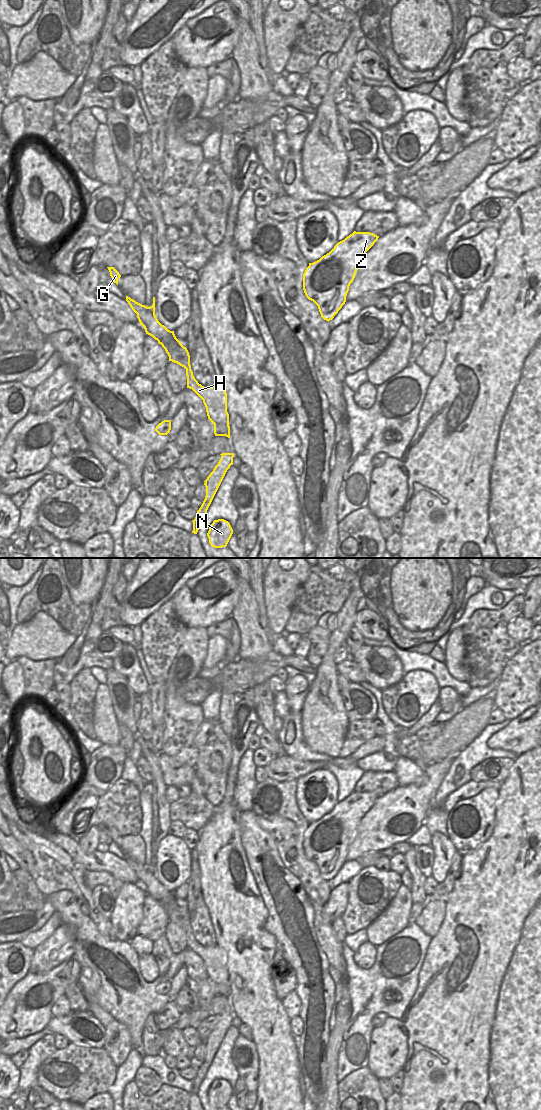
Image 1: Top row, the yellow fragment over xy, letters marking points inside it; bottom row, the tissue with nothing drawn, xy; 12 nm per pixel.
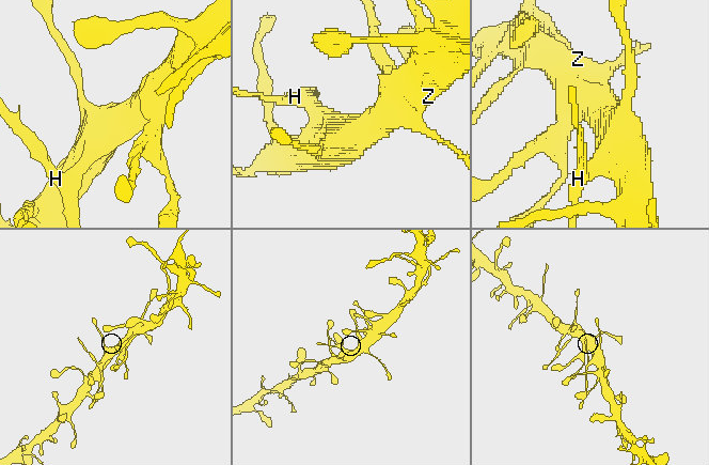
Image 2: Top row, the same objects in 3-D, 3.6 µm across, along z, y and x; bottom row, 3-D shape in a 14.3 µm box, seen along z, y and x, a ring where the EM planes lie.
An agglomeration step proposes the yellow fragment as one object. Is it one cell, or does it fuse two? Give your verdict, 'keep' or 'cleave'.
keep

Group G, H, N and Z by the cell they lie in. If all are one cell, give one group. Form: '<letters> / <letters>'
G H N Z

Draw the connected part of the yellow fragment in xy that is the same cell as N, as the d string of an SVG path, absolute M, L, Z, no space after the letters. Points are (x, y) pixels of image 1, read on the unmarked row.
M218 1079L211 1084L207 1096L212 1107L222 1108L227 1106L232 1094L230 1083L224 1079Z

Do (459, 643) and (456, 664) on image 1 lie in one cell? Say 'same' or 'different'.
same

